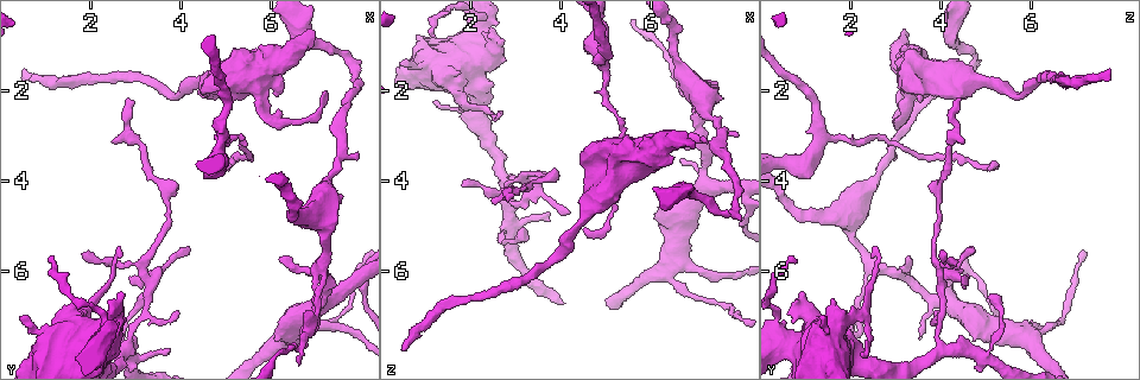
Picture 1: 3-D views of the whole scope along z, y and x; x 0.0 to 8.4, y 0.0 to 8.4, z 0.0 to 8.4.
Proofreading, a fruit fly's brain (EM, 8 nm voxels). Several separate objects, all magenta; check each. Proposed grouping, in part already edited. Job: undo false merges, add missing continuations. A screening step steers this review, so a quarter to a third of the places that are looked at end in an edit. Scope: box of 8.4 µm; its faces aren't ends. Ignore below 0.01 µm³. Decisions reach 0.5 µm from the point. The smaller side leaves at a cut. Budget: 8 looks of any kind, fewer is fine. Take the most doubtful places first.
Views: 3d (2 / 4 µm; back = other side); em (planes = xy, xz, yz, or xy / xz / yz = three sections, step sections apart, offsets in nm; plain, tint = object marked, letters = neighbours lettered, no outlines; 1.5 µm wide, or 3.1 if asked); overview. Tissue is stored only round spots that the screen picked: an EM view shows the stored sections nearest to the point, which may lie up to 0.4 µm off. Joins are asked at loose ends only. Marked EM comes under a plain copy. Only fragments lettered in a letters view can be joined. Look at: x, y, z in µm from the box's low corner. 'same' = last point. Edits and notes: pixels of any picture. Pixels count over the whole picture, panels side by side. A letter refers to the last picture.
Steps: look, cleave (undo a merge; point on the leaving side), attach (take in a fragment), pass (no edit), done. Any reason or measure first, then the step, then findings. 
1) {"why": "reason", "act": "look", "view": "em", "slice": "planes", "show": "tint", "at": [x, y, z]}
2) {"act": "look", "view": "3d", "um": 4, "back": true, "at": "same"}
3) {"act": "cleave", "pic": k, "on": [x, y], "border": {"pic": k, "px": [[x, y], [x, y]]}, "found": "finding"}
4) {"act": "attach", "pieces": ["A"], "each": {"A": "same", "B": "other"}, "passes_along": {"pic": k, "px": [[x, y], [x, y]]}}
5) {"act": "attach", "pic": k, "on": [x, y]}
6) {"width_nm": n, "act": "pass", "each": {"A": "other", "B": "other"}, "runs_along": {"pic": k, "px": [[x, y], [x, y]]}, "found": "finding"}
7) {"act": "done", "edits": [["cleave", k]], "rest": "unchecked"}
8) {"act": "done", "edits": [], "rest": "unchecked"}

{"why": "branch stops here", "act": "look", "view": "em", "slice": "planes", "show": "tint", "at": [6.10, 7.60, 4.75]}

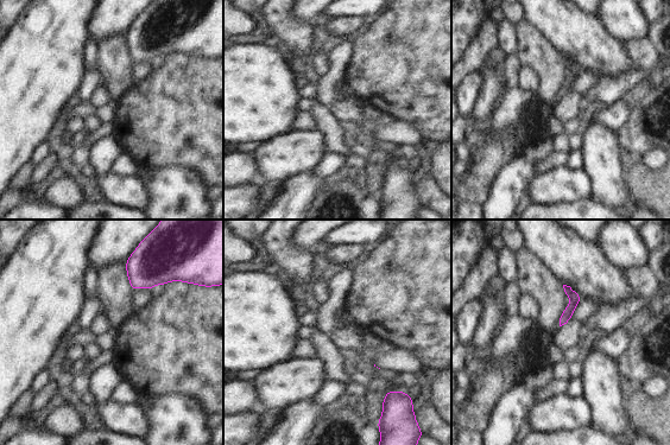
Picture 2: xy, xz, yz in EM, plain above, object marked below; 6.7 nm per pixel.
{"act": "look", "view": "em", "slice": "planes", "show": "letters", "at": "same"}

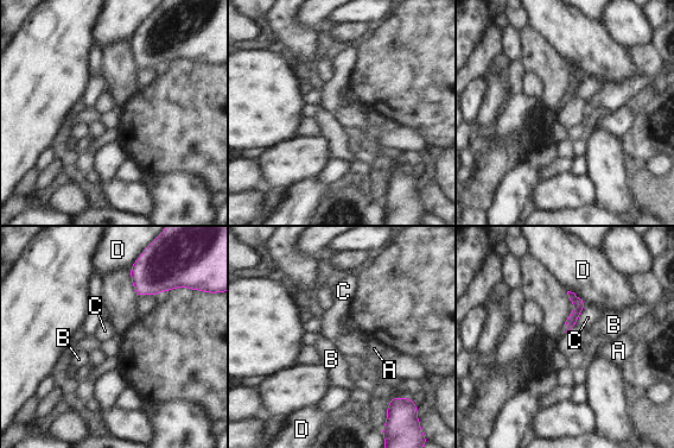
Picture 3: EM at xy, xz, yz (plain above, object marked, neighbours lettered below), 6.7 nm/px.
{"act": "pass", "each": {"A": "other", "B": "other", "C": "other", "D": "other"}, "border": {"pic": 3, "px": [[585, 304], [574, 323]]}, "found": "no lettered fragment goes on from it"}

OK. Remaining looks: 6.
{"why": "tapers out", "act": "look", "view": "3d", "um": 4, "at": [2.70, 5.40, 2.55]}

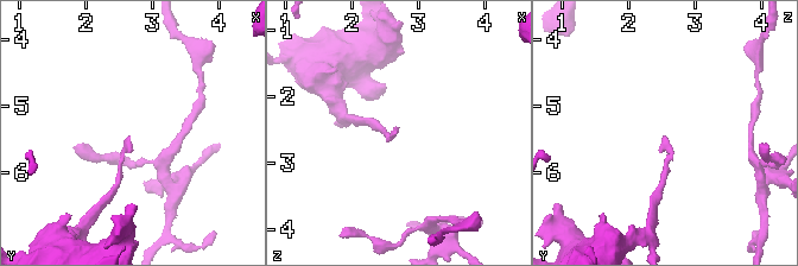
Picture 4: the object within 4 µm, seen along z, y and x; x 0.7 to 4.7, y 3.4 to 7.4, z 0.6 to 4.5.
{"why": "shape alone is not enough", "act": "look", "view": "em", "slice": "planes", "show": "tint", "at": [2.65, 5.45, 2.50]}

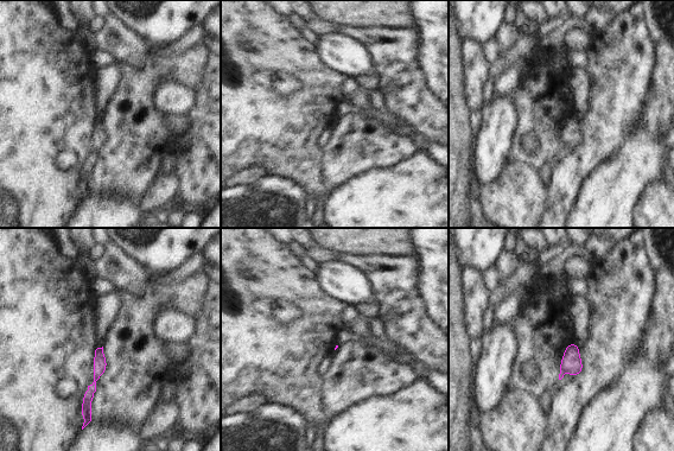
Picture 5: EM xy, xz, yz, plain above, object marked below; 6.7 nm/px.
{"act": "look", "view": "em", "slice": "planes", "show": "letters", "at": "same"}

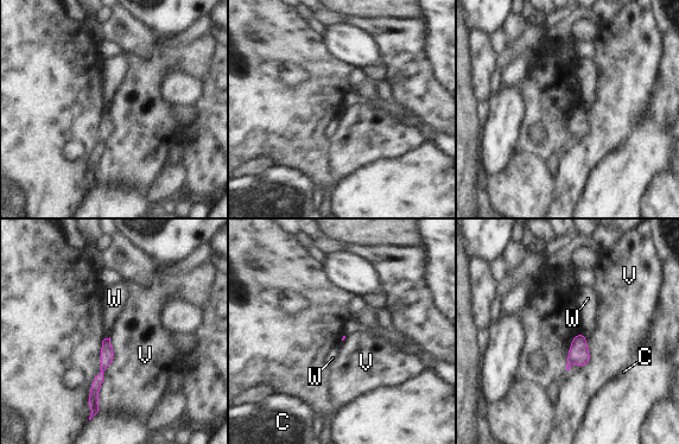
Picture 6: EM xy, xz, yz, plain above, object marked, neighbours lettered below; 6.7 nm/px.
{"act": "pass", "each": {"C": "other", "V": "other", "W": "other"}, "found": "none of them fits"}

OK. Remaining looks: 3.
{"why": "branch stops here", "act": "look", "view": "3d", "um": 4, "at": [2.45, 7.30, 1.85]}

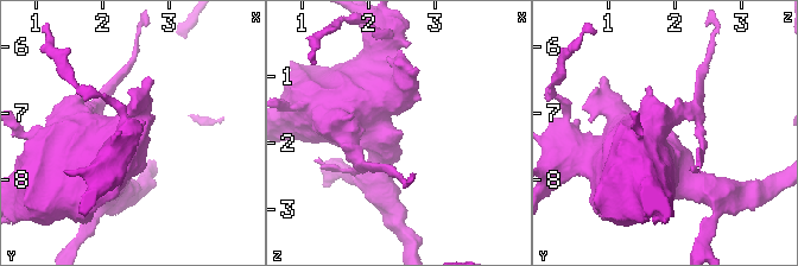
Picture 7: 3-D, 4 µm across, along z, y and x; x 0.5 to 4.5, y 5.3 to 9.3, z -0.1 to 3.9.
{"act": "look", "view": "em", "slice": "planes", "show": "letters", "at": [2.50, 7.30, 1.90]}

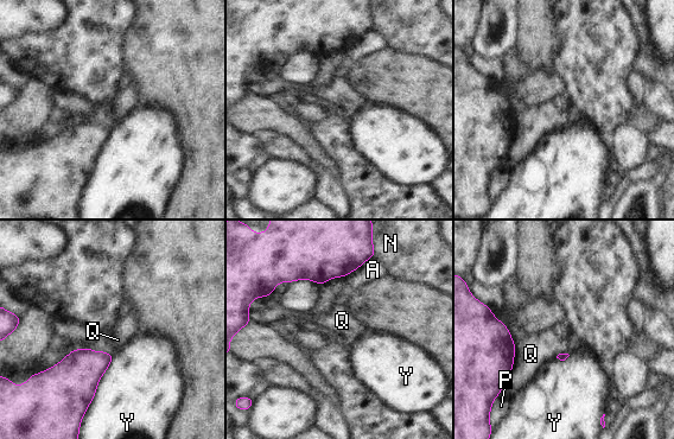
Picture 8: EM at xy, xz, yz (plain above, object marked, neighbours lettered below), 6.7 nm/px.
{"act": "pass", "each": {"A": "other", "N": "other", "P": "other", "Q": "other", "Y": "other"}, "border": {"pic": 8, "px": [[114, 354], [78, 431]]}, "found": "none of them fits"}

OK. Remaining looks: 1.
{"act": "done", "edits": [], "rest": "unchecked"}

